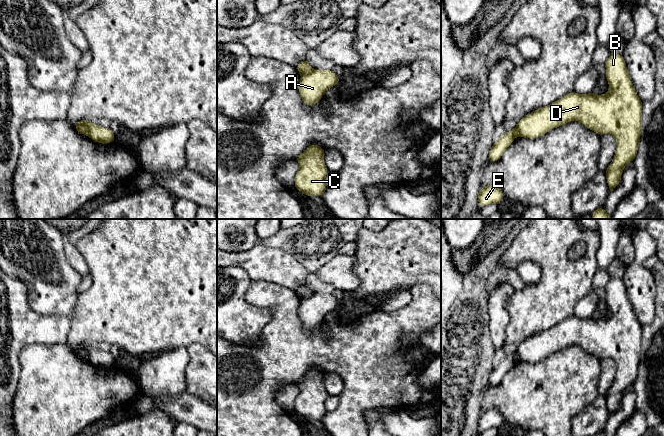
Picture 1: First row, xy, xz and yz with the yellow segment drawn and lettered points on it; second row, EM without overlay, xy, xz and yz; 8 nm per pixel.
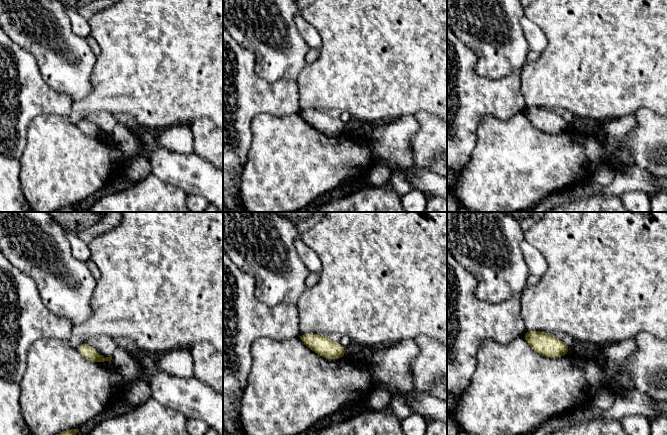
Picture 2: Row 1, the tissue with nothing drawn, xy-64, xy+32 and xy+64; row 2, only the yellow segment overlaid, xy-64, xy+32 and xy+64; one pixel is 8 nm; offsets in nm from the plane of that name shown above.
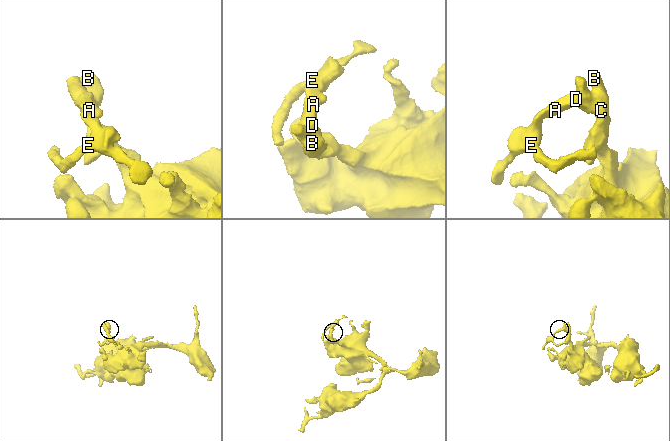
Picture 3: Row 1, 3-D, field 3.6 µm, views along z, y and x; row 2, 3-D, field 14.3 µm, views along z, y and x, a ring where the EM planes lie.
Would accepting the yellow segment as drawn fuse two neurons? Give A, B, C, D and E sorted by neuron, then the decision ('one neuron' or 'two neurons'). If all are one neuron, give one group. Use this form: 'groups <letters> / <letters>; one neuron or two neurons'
groups A B C D / E; two neurons

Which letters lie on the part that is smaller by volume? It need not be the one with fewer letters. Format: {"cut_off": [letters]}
{"cut_off": ["E"]}

